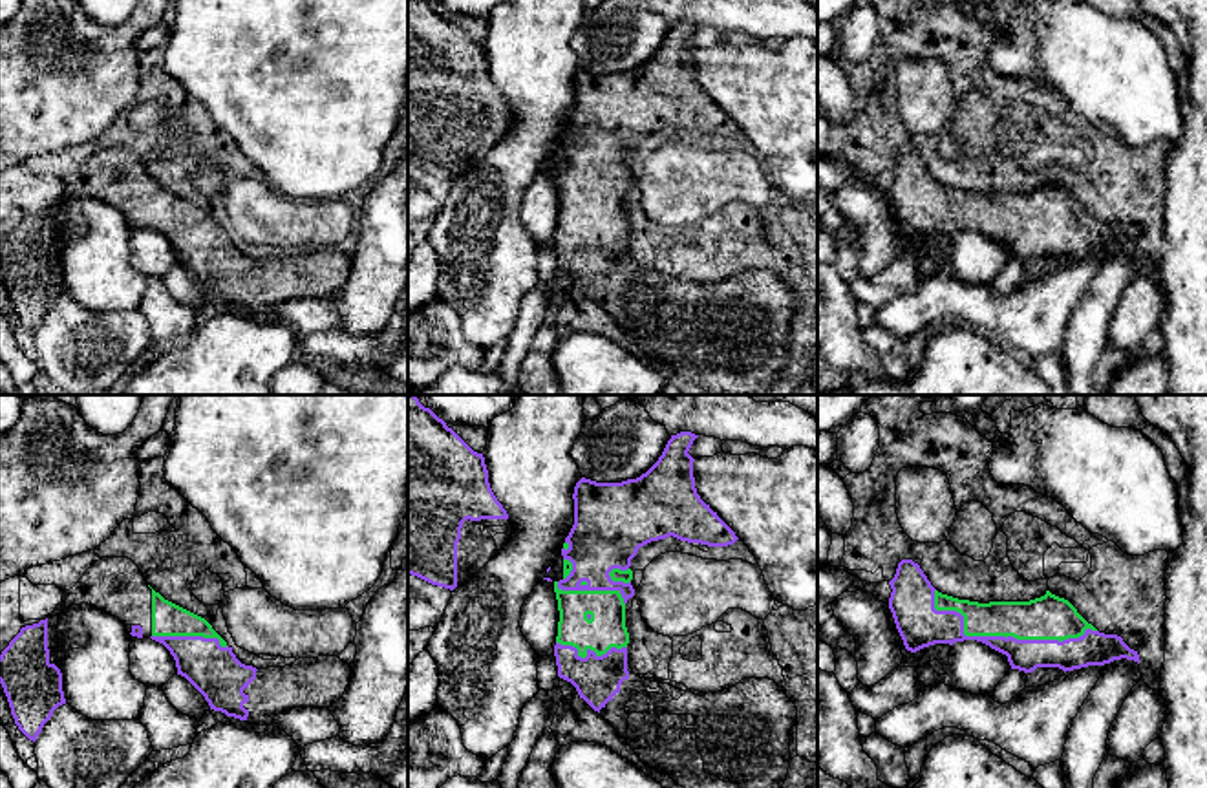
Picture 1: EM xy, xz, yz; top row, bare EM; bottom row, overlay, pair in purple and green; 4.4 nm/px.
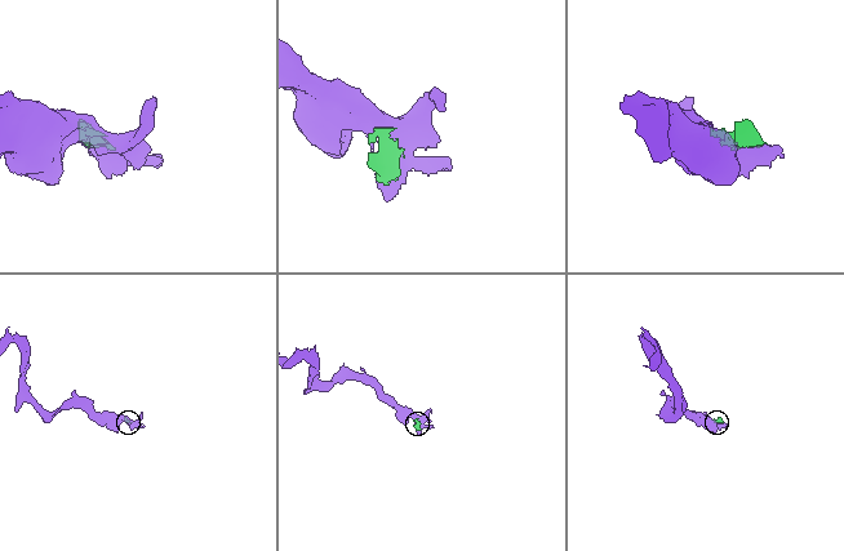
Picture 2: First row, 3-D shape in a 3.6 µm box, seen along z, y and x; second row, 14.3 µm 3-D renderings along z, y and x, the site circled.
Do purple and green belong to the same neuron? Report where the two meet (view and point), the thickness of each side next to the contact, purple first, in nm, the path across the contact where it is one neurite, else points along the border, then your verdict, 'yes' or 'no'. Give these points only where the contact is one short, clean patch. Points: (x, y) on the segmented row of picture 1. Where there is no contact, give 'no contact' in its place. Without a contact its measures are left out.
yz (1001, 637) | 140/190 nm | yes

